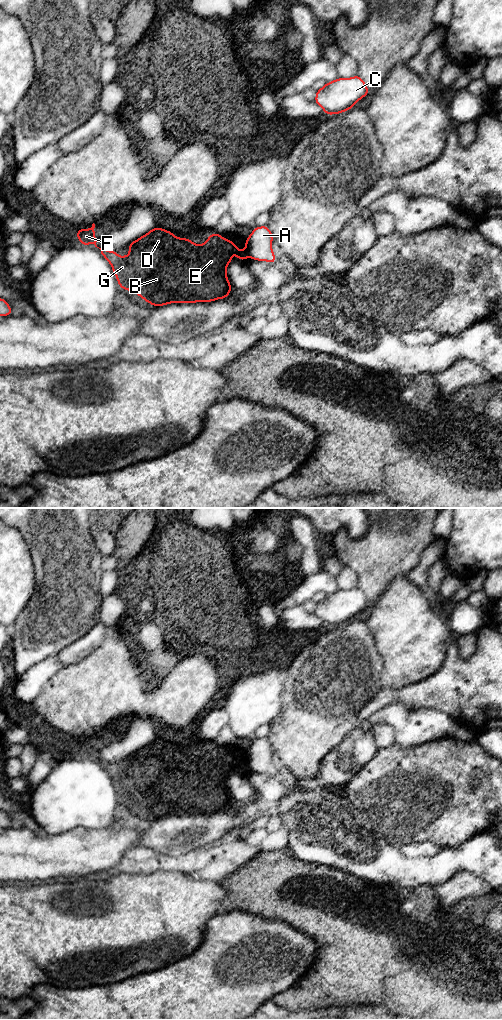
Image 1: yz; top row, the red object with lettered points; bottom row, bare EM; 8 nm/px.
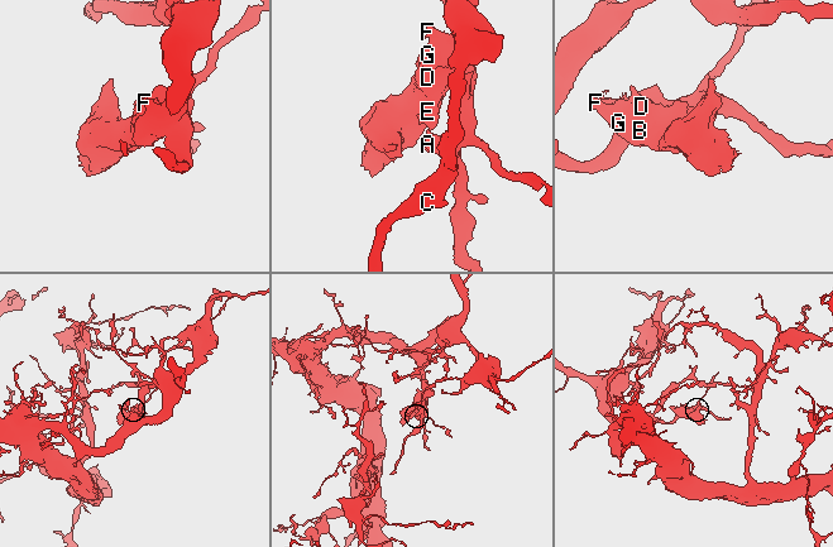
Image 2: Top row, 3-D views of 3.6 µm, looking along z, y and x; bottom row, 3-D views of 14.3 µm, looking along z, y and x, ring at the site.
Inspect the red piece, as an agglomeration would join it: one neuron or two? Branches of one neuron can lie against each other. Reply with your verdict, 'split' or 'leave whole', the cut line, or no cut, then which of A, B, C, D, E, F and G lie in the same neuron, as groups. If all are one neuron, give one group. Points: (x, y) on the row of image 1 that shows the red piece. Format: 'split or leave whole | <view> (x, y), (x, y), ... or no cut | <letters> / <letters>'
split | yz (246, 246), (248, 256) | A C / B D E F G

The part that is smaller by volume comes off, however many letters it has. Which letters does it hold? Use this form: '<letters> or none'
B, D, E, F, G

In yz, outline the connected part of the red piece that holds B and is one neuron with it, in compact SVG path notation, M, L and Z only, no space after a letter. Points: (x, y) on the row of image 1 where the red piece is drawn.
M160 227L128 248L128 256L99 249L111 264L119 287L135 292L155 307L227 298L232 290L226 274L232 249L239 260L248 257L247 247L238 252L239 246L216 232L201 246Z

